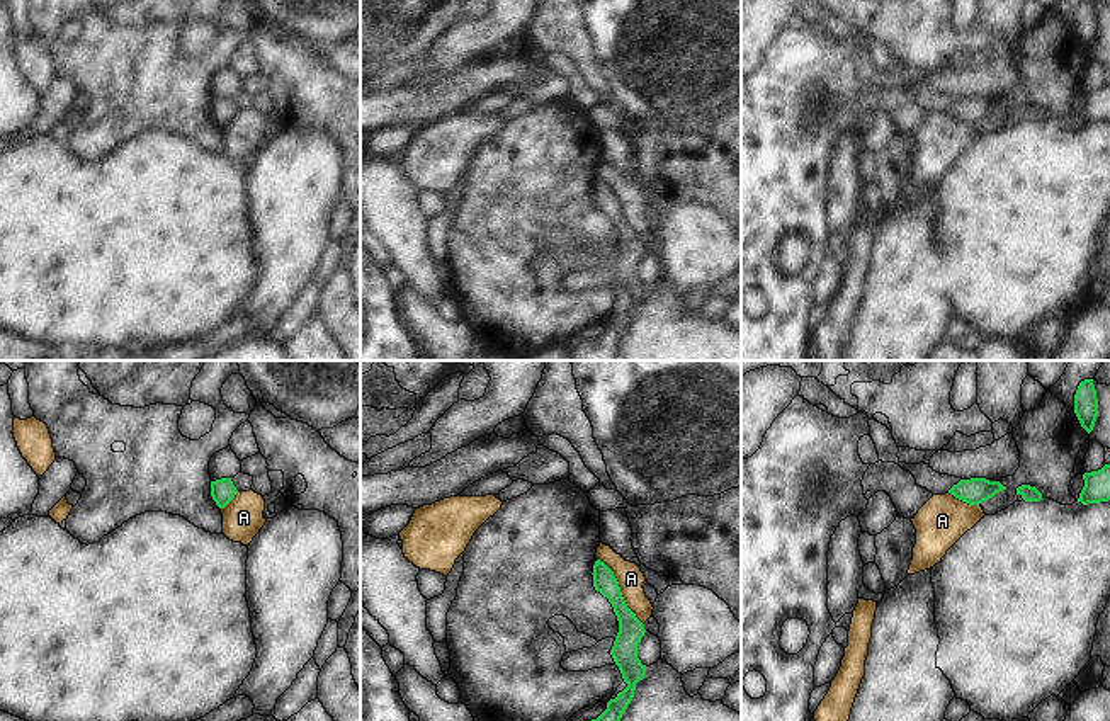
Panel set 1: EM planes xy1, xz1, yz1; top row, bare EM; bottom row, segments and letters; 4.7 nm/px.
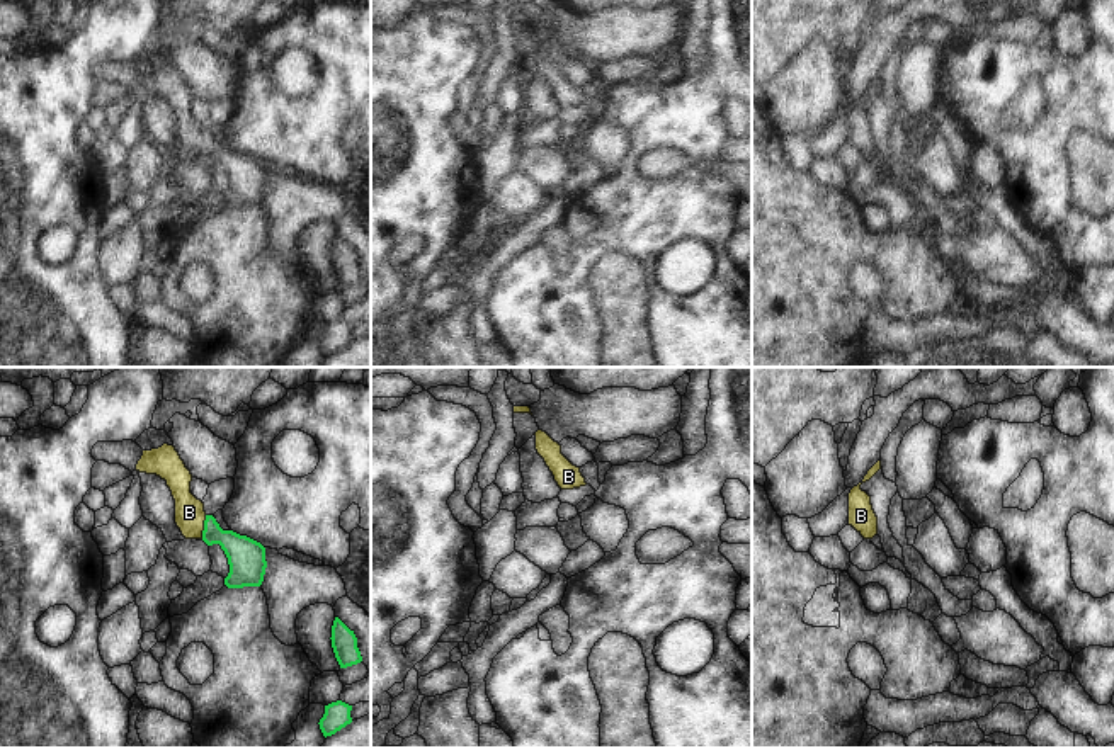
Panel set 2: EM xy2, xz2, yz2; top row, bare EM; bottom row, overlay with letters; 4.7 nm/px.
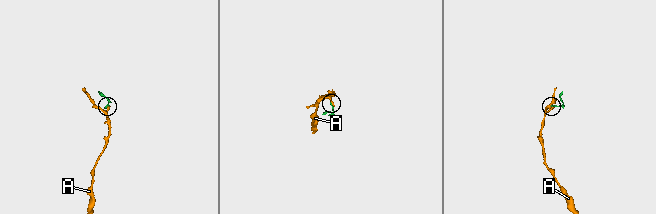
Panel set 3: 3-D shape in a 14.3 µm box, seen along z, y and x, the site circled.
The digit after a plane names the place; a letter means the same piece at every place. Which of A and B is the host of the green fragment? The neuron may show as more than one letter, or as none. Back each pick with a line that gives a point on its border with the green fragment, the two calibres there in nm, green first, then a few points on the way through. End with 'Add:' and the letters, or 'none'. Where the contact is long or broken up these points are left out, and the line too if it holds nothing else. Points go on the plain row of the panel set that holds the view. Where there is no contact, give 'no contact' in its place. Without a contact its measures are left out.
B: contact xy2 (204, 147); calibres 180 and 140 nm; way xy2 (245, 175), (228, 158), (204, 147), (189, 131)
Add: B

